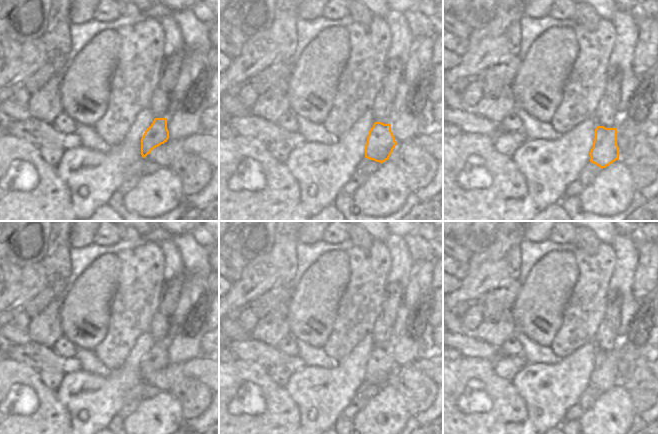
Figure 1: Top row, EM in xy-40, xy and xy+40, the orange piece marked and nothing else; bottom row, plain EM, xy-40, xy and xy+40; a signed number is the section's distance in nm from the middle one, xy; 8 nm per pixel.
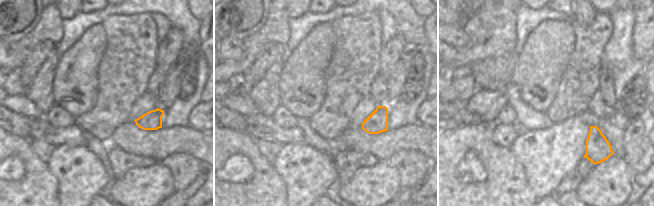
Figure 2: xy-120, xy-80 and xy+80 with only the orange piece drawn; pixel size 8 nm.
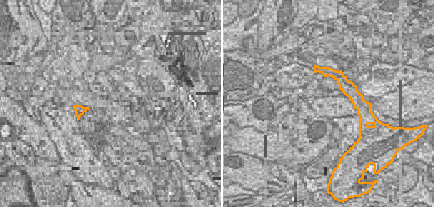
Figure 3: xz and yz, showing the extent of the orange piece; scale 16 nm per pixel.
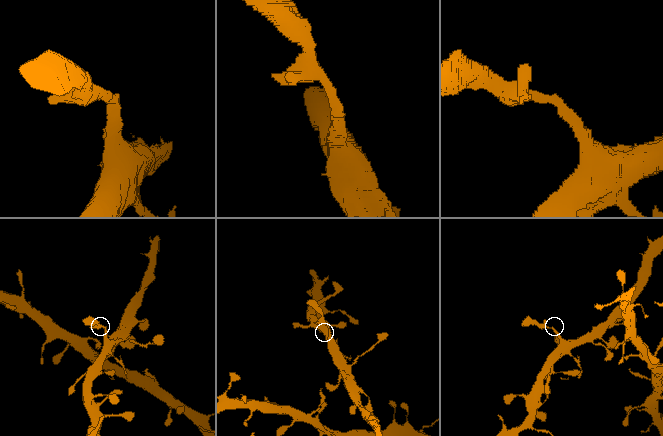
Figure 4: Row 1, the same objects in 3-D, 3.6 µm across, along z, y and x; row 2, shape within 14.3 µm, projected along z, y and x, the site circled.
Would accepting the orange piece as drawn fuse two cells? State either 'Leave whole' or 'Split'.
Split.

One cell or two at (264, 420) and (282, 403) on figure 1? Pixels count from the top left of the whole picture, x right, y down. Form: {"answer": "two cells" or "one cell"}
{"answer": "one cell"}

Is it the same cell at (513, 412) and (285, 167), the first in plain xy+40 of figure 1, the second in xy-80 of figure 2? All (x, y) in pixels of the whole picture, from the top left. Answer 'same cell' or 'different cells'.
different cells

